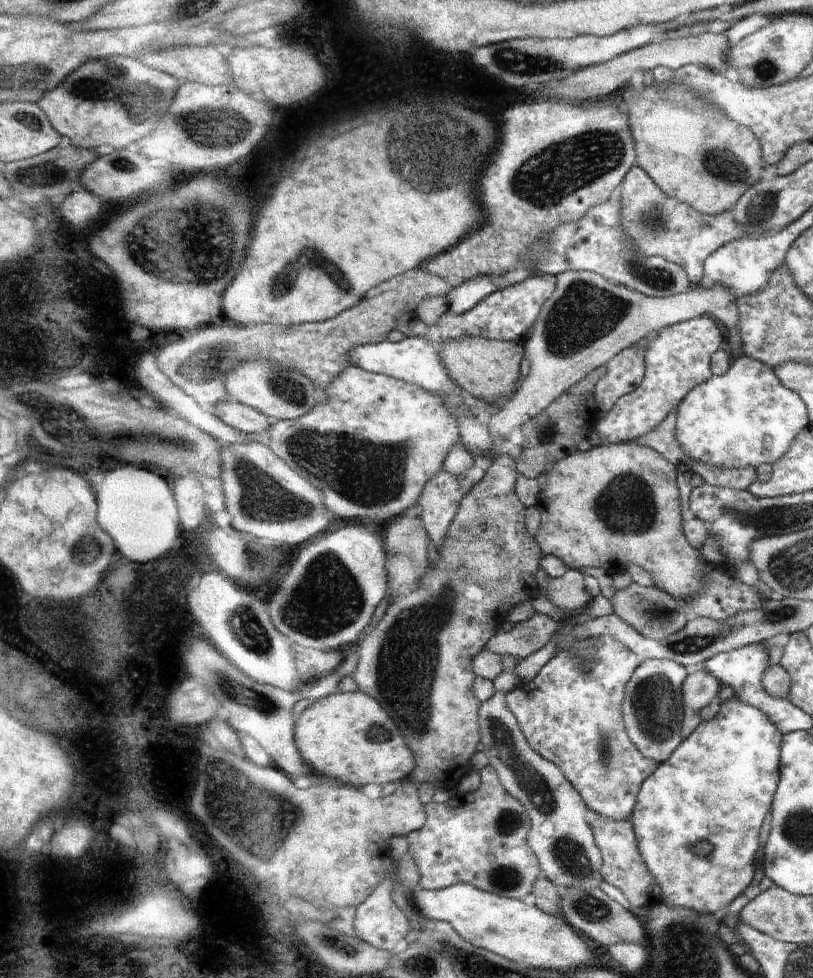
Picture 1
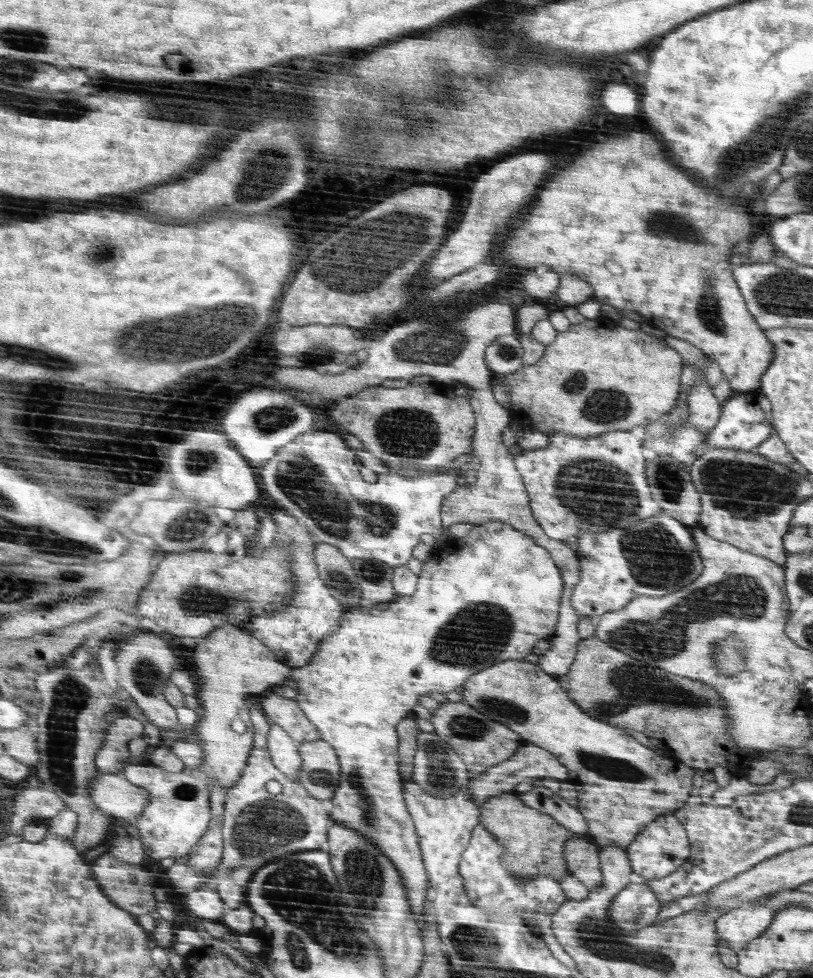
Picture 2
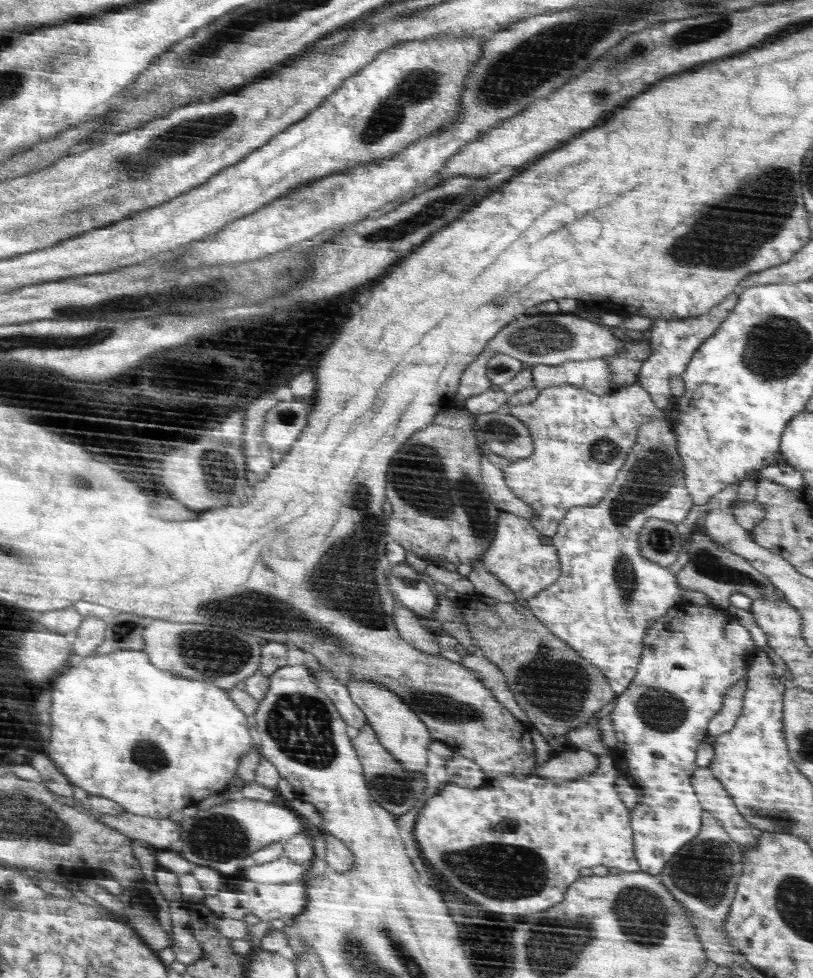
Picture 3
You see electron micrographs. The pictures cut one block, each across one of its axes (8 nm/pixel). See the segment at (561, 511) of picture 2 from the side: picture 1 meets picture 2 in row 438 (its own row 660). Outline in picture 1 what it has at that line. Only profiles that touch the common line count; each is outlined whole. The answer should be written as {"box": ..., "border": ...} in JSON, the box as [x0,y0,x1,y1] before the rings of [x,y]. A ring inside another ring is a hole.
{"box":[505,635,660,821],"border":[[[608,635],[578,639],[571,649],[558,651],[548,660],[530,683],[514,687],[505,698],[530,746],[542,758],[561,767],[594,814],[614,821],[630,819],[642,784],[660,768],[654,759],[642,756],[629,737],[622,710],[626,686],[643,660],[623,642]]]}

